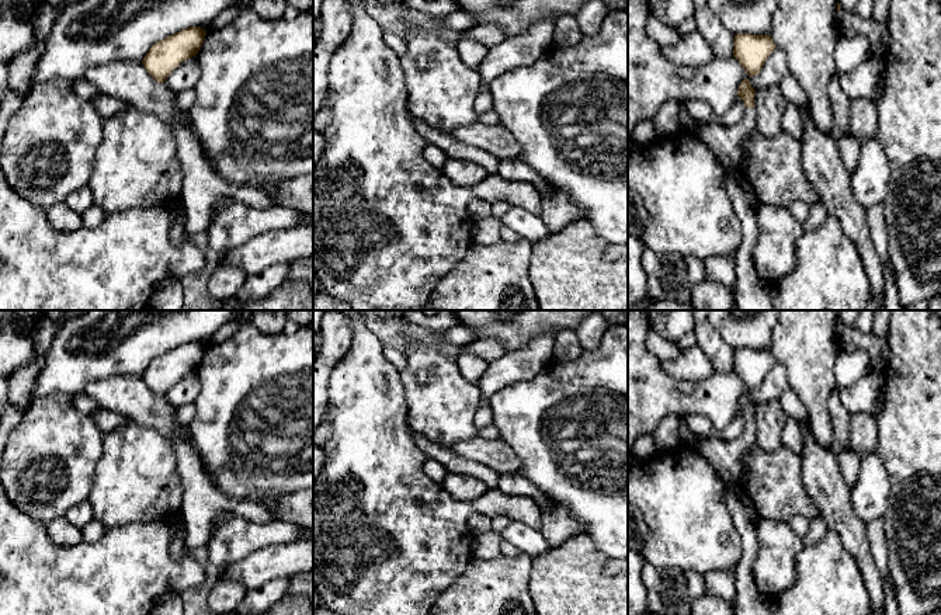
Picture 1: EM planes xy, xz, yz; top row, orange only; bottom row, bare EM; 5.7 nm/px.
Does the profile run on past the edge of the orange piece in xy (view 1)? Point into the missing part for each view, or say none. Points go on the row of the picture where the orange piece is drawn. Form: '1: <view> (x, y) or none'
1: none

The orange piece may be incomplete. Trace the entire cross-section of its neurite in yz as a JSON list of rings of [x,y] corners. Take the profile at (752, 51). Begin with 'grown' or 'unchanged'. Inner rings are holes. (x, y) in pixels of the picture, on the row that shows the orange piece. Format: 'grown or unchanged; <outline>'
unchanged; [[[737,34],[733,41],[733,58],[753,77],[760,73],[771,52],[777,48],[771,35]]]

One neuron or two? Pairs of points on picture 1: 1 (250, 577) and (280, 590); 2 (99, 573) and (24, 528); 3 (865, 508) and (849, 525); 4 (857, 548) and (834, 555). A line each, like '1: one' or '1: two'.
1: two
2: one
3: two
4: two

